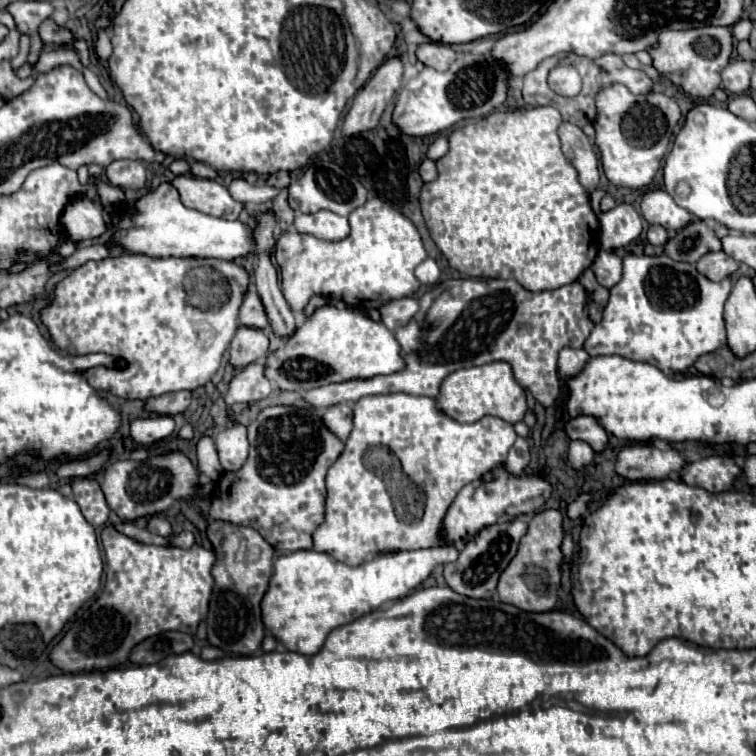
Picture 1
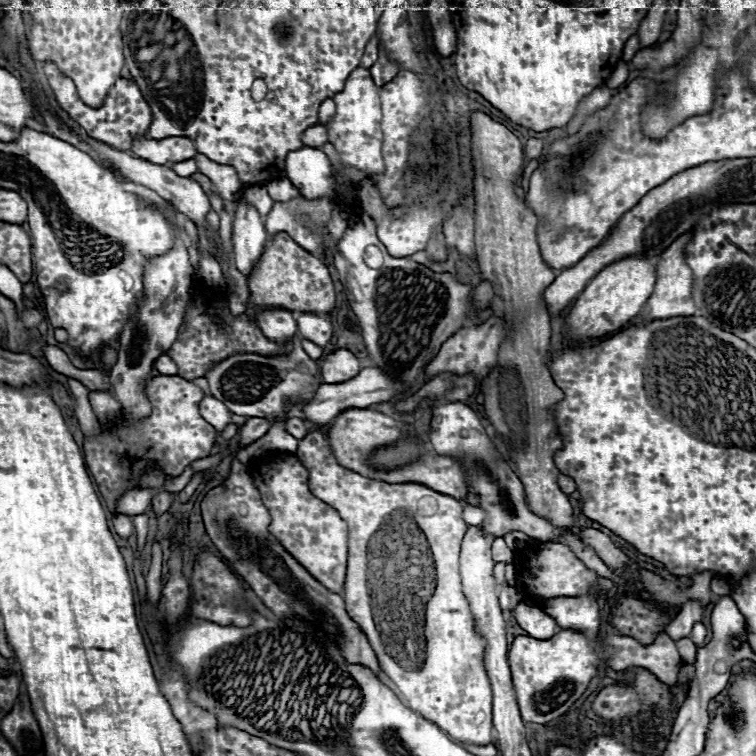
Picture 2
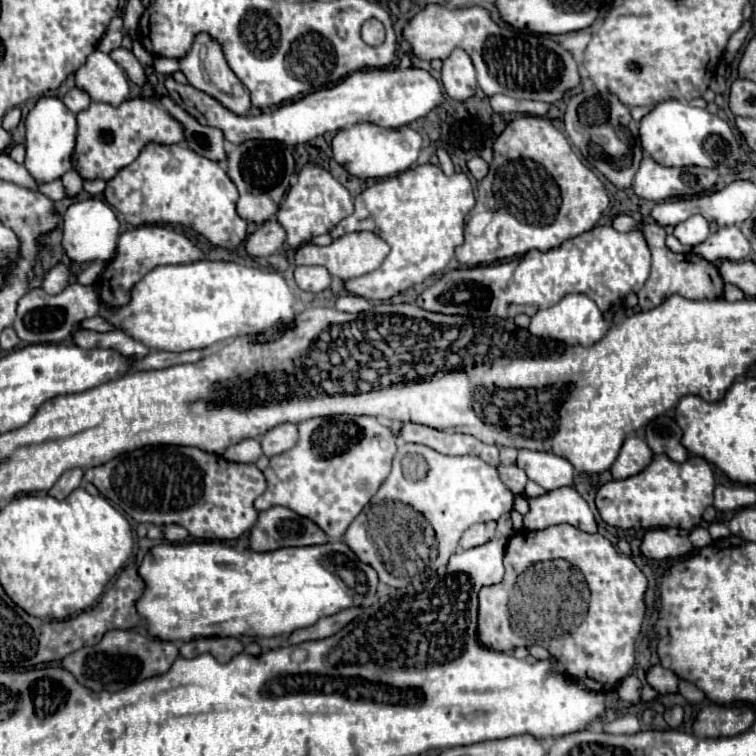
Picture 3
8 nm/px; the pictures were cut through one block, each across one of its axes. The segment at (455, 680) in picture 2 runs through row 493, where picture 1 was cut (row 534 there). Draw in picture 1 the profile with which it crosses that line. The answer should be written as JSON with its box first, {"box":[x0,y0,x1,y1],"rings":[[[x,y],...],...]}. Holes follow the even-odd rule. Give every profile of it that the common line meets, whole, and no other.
{"box":[312,394,516,566],"rings":[[[376,394],[376,396],[364,396],[354,404],[354,428],[344,444],[344,452],[340,458],[328,468],[326,474],[326,518],[324,522],[316,528],[312,540],[314,540],[314,550],[316,552],[326,552],[334,556],[336,560],[356,566],[380,552],[388,550],[418,550],[418,548],[430,548],[430,546],[440,546],[446,544],[440,538],[440,526],[442,518],[456,498],[456,494],[462,490],[472,480],[478,480],[484,472],[504,464],[506,454],[510,446],[516,440],[514,426],[504,422],[502,418],[496,416],[484,416],[478,422],[472,424],[462,424],[456,422],[442,412],[436,410],[434,398],[424,398],[424,396],[410,396],[410,394]],[[372,444],[386,444],[398,460],[402,460],[402,470],[406,476],[416,484],[418,492],[426,496],[424,504],[424,514],[416,522],[404,522],[398,518],[396,508],[392,504],[390,494],[386,492],[384,480],[376,478],[362,462],[362,456],[368,446]]]}

